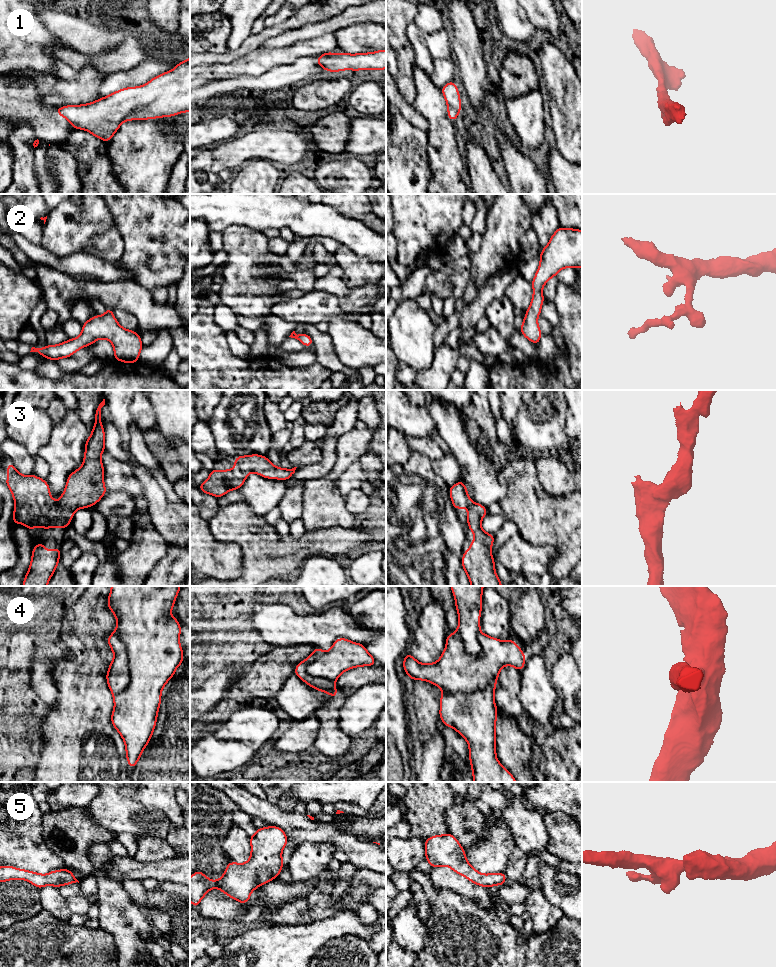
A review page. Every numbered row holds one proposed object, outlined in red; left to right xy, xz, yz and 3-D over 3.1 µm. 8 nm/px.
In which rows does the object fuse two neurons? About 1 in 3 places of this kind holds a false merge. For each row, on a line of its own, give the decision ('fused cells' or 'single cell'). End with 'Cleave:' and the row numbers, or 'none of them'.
1: single cell
2: single cell
3: single cell
4: fused cells
5: single cell
Cleave: 4

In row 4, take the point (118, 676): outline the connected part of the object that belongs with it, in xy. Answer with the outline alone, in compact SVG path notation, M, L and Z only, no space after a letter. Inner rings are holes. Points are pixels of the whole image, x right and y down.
M111 634L107 642L114 653L114 659L109 665L106 680L113 696L126 689L130 681L130 669L124 643L118 634Z

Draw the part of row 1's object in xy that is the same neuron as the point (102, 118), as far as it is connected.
M190 57L142 86L120 89L88 104L56 108L57 115L64 116L76 130L89 131L105 142L112 139L125 121L170 117L182 112L190 112Z

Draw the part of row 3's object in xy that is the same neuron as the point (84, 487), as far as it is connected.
M105 399L96 410L95 424L85 443L83 464L68 476L58 502L50 496L46 480L33 474L21 475L12 462L6 464L8 476L5 484L15 502L13 523L26 525L30 532L35 526L42 529L61 527L66 530L77 509L89 509L104 496L107 489L100 459L105 451L105 433L101 423L101 408L104 405Z

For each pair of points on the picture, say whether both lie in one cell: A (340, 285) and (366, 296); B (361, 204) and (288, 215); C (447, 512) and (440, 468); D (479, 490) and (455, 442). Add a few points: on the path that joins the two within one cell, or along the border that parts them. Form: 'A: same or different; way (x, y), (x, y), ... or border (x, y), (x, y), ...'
A: same; way (346, 291), (351, 296), (360, 296)
B: different; border (324, 204), (328, 204), (346, 216), (355, 219)
C: different; border (431, 461), (432, 468), (449, 486)
D: same; way (479, 478), (467, 454)

